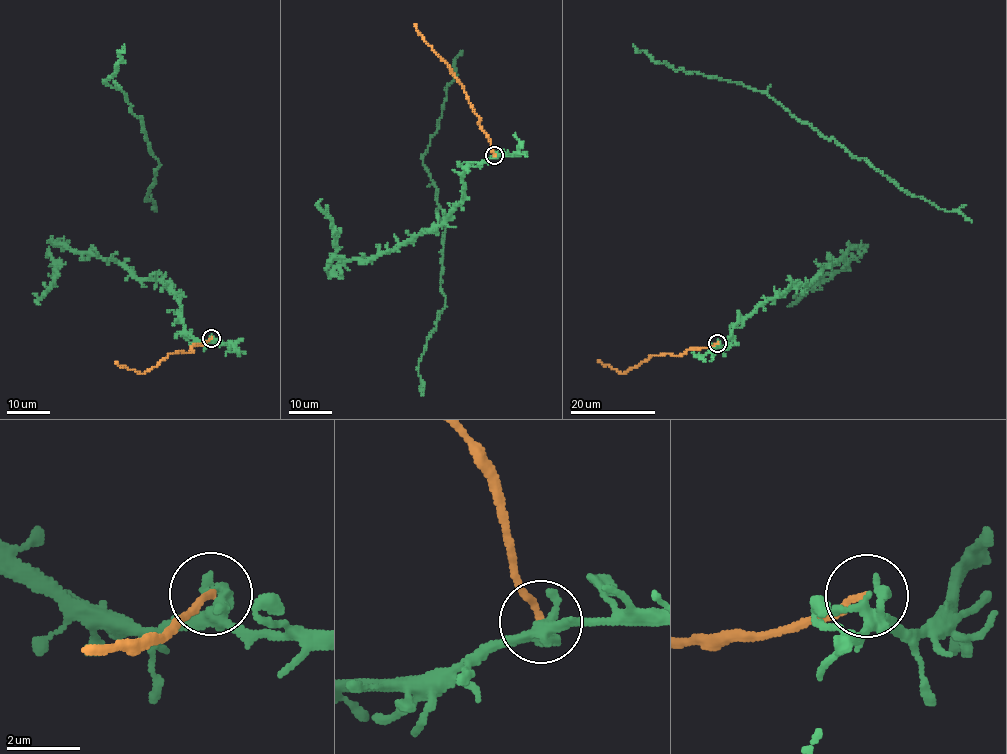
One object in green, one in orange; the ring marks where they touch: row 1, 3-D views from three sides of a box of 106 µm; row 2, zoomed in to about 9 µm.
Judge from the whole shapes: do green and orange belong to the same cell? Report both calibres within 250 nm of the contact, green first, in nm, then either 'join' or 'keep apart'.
calibres 360 and 180 nm; keep apart

